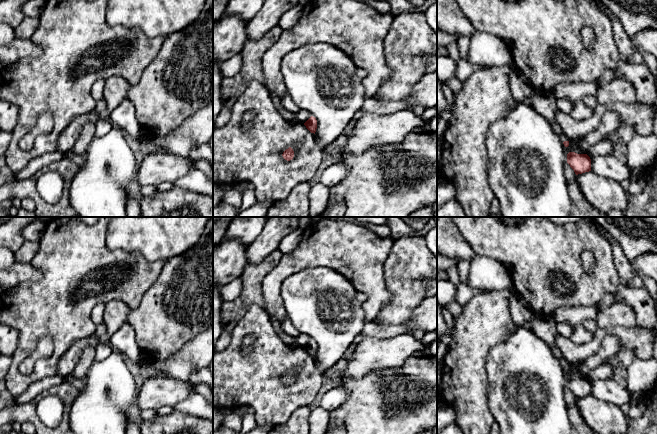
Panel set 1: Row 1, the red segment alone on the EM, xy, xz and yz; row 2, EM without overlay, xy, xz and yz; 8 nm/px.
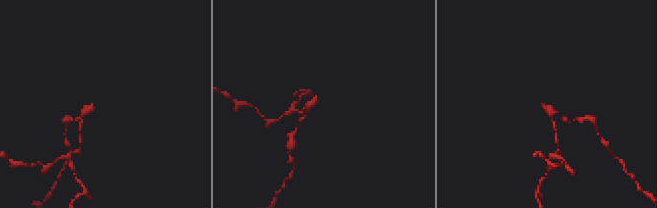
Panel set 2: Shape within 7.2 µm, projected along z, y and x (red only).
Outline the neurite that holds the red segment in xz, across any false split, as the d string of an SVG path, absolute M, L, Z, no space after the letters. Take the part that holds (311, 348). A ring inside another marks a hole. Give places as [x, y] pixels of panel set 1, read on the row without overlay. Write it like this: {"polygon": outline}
{"polygon": "M311 340L305 347L304 349L306 352L311 356L314 357L316 356L317 353L317 344L315 341Z"}

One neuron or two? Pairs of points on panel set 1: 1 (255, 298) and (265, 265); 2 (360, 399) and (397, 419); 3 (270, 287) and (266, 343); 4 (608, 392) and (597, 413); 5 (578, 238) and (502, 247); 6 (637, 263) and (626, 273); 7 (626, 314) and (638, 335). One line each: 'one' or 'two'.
1: one
2: one
3: two
4: two
5: one
6: two
7: two

